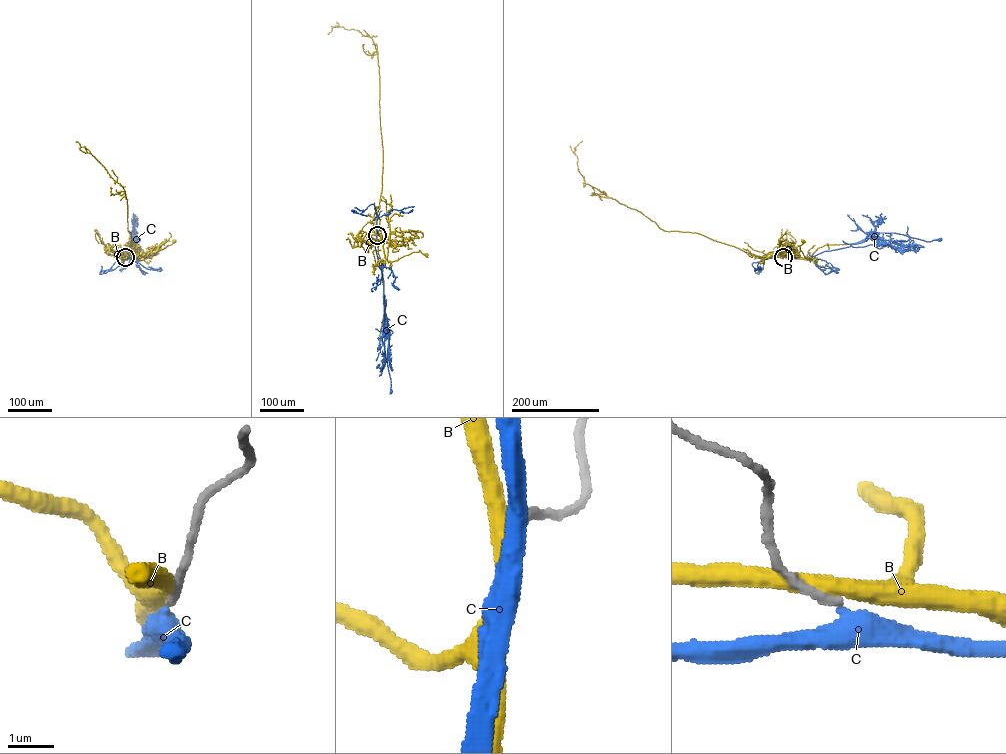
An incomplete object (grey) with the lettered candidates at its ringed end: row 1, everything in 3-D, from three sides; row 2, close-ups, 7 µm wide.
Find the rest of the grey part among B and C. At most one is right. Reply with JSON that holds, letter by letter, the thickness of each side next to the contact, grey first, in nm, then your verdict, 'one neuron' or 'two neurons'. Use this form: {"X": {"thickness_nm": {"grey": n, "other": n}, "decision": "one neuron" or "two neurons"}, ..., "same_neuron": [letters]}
{"B": {"thickness_nm": {"grey": 220, "other": 380}, "decision": "two neurons"}, "C": {"thickness_nm": {"grey": 180, "other": 440}, "decision": "one neuron"}, "same_neuron": ["C"]}

